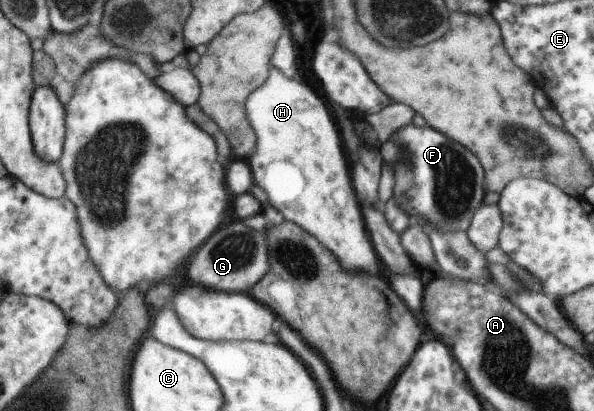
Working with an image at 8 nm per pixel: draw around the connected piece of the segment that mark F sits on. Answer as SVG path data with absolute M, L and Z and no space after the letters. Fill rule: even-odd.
M413 123L401 126L393 132L393 136L387 139L387 142L383 142L380 147L377 148L380 158L383 158L383 162L387 164L393 164L395 162L395 192L392 192L392 198L395 204L407 212L407 216L415 216L419 223L422 223L423 230L425 232L425 227L431 231L437 231L440 233L454 233L457 231L466 232L470 226L471 217L474 216L475 210L477 210L482 204L482 197L485 193L485 171L482 169L481 162L479 158L475 156L471 151L468 151L462 143L455 142L454 139L449 138L449 136L443 136L438 130L429 125L416 126Z

